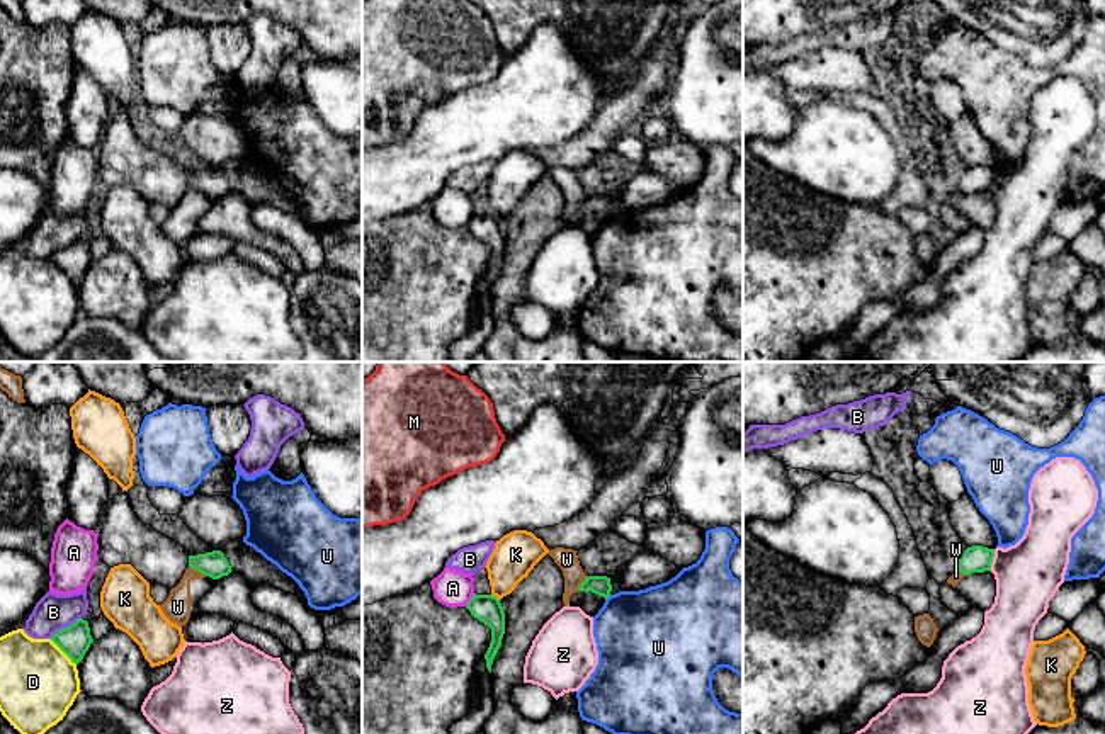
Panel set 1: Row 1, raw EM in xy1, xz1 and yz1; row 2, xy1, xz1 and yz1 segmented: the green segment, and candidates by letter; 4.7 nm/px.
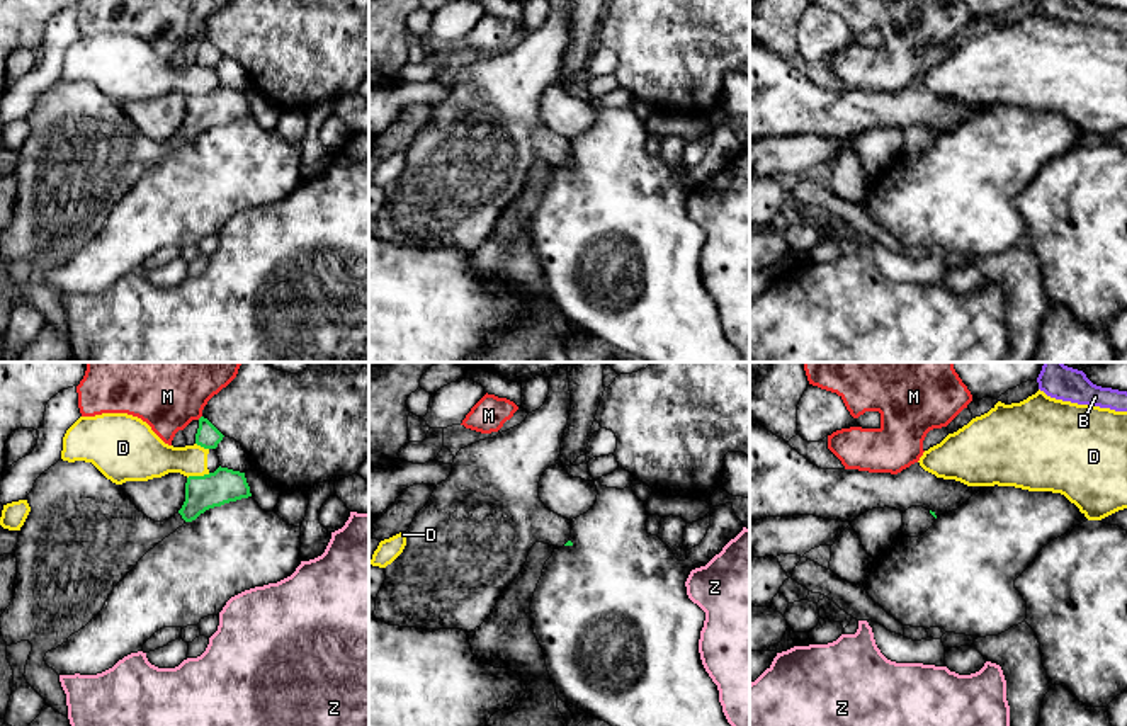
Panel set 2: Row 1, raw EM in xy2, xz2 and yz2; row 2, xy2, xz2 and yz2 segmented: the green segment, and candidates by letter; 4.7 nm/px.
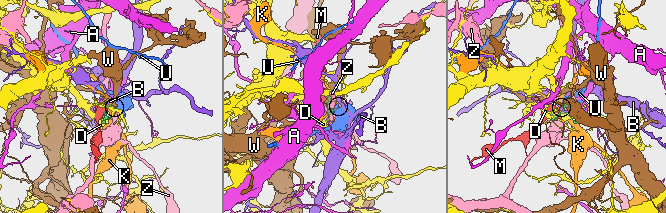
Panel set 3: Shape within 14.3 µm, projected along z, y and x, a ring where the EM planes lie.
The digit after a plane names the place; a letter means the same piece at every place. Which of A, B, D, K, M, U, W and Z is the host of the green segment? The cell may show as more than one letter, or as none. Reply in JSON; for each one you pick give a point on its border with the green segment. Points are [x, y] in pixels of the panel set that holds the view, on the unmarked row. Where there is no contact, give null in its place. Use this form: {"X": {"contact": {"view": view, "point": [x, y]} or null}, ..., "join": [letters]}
{"join": []}

